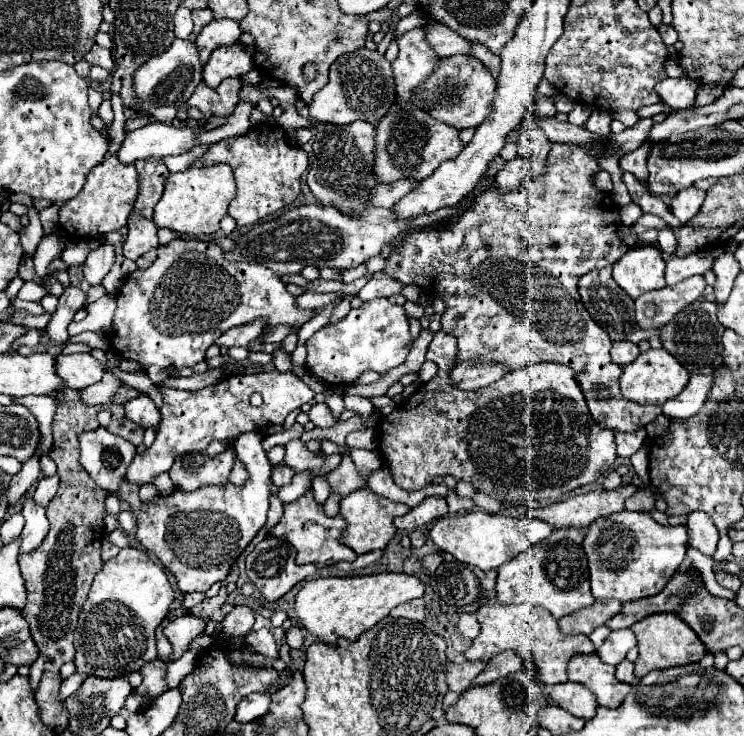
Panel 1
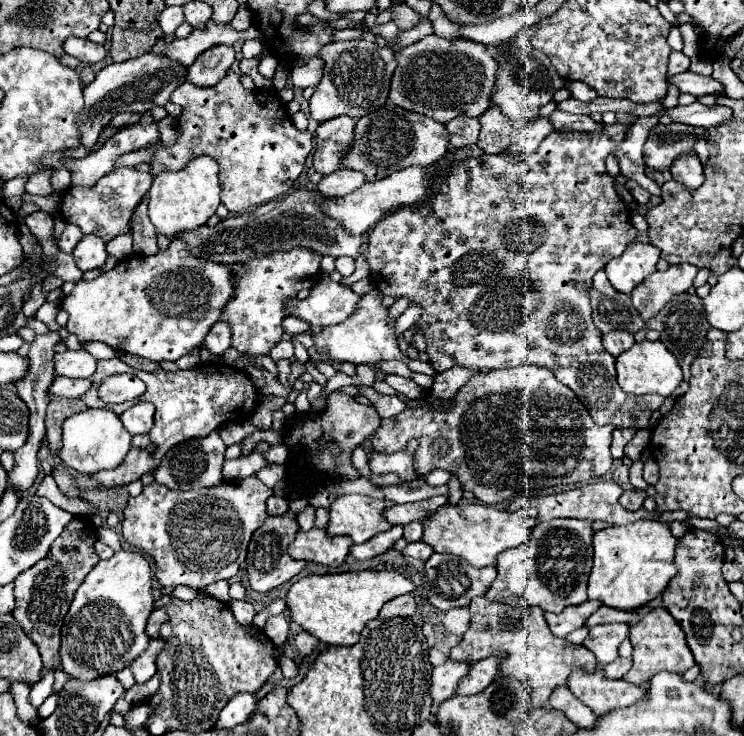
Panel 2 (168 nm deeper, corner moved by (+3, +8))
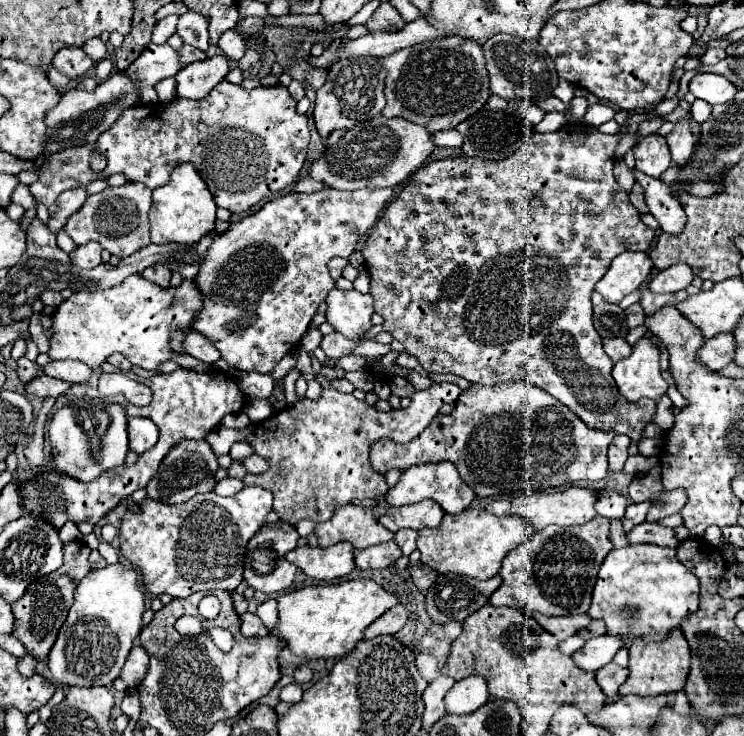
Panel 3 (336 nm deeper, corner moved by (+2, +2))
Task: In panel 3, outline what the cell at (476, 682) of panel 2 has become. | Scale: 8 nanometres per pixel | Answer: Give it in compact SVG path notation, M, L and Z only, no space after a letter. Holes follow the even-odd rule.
M468 676L458 680L452 690L448 690L444 704L450 714L468 714L478 710L488 700L488 682L482 676Z

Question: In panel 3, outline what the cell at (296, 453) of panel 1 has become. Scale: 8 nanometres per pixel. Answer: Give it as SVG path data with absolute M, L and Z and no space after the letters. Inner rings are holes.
M252 454L252 456L244 458L244 468L246 468L248 472L252 472L252 474L258 474L258 472L268 470L268 460L260 458L258 454Z

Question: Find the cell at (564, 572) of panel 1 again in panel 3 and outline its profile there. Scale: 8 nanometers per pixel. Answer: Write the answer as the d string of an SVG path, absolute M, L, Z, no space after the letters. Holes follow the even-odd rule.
M596 516L582 526L548 526L544 530L532 532L530 538L518 550L512 550L500 568L502 584L490 596L492 606L510 606L528 612L540 612L546 616L564 616L564 614L582 614L590 606L590 594L600 570L602 560L606 558L612 544L608 540L608 526L610 520L604 516Z

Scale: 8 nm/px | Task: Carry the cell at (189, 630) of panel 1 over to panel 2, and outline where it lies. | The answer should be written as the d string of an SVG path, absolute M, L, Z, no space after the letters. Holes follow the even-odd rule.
M149 640L149 648L147 652L143 652L143 656L137 656L129 668L137 680L137 684L143 684L147 680L151 680L155 676L155 658L161 652L163 642L161 640Z

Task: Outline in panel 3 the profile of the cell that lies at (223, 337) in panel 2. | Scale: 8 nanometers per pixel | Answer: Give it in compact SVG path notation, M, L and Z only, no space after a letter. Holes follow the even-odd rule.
M192 330L192 332L186 334L186 338L184 338L184 350L190 356L194 356L194 358L206 362L206 364L214 364L220 358L220 350L216 350L214 342L210 338L206 338L204 334L196 332L196 330Z

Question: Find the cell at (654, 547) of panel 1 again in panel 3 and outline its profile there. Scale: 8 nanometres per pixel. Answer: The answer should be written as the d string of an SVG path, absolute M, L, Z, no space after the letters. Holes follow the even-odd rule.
M628 544L614 548L602 562L592 592L588 614L606 622L608 634L620 634L628 640L634 636L664 638L670 630L698 606L698 578L676 560L676 550L656 544Z

